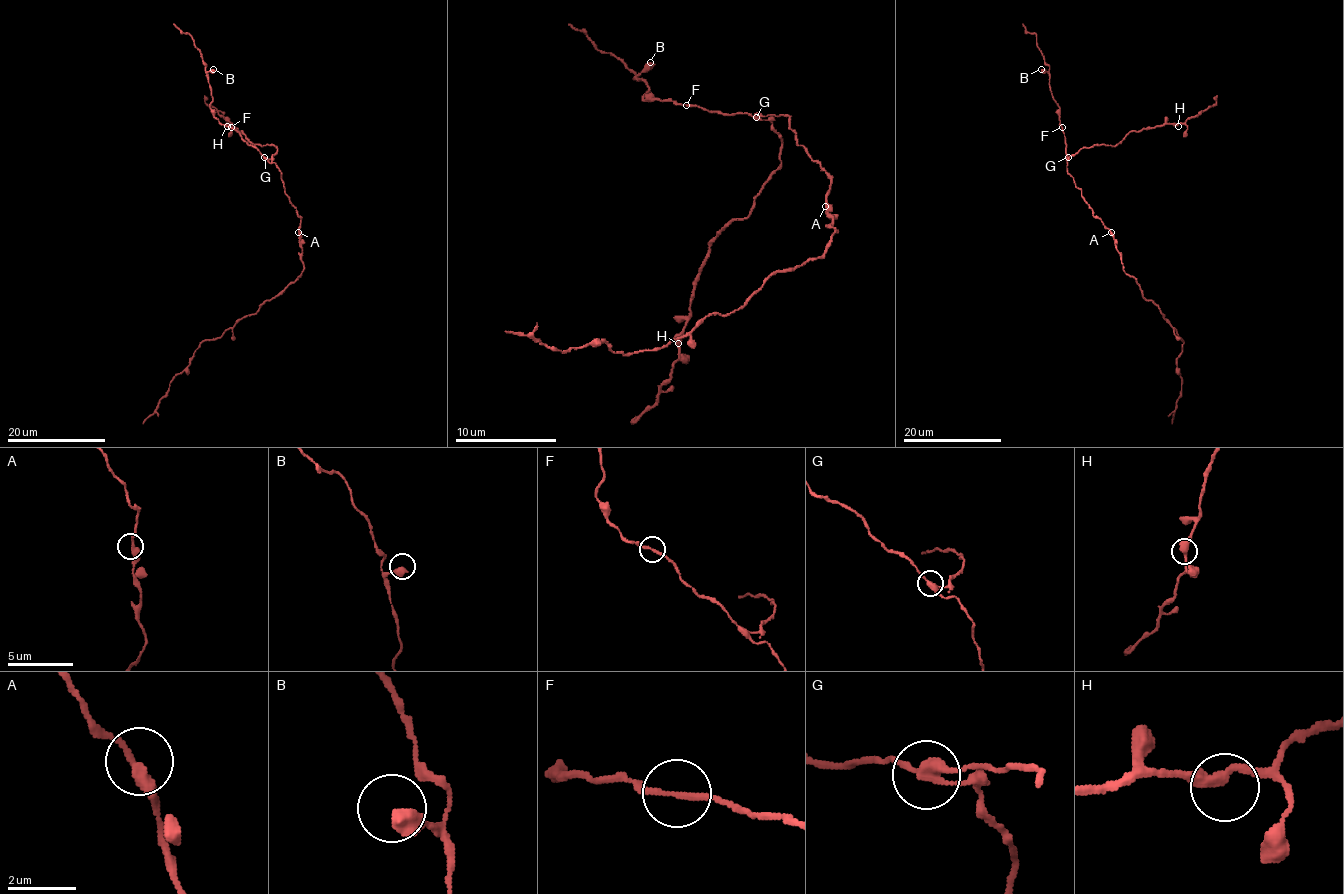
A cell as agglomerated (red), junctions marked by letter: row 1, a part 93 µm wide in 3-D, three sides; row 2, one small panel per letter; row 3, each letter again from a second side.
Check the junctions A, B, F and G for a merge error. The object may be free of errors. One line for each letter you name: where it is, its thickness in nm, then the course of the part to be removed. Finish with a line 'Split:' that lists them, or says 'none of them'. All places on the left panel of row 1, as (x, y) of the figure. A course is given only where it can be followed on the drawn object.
G: at (264, 157); 280 nm thick; foreign part runs (265, 158), (271, 158), (277, 150), (276, 146), (252, 144), (243, 132), (228, 123), (204, 101), (204, 95)
Split: G

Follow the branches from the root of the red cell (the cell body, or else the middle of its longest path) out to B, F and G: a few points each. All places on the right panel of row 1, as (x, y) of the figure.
B: (1110, 232), (1093, 214), (1067, 171), (1059, 108), (1051, 92), (1050, 75), (1041, 69)
F: (1110, 232), (1093, 214), (1082, 191), (1067, 171), (1062, 127)
G: (1110, 232), (1093, 214), (1082, 191), (1067, 171), (1068, 158)

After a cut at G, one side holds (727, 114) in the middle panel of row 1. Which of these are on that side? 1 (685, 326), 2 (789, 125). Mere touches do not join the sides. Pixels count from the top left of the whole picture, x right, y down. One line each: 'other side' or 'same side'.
1: other side
2: same side

